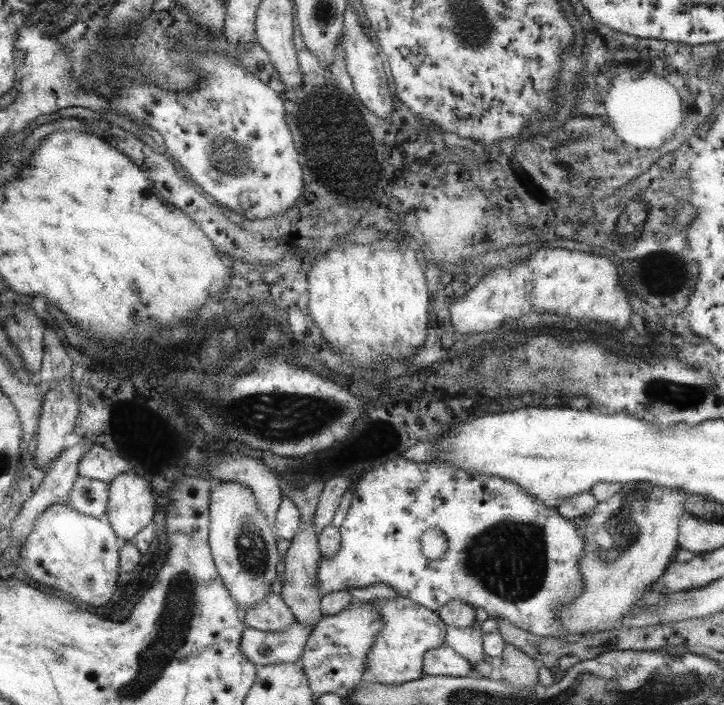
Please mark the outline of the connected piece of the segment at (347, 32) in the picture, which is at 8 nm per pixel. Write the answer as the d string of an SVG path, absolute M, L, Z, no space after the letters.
M350 2L346 6L346 14L343 17L344 28L339 34L341 36L340 46L344 49L344 59L348 64L348 73L353 79L356 94L360 96L362 102L366 102L368 110L374 110L374 114L378 114L380 118L388 118L392 112L392 106L394 106L394 98L392 98L392 92L388 88L388 78L384 72L384 64L376 52L376 46L370 42L370 38L364 33L364 28L358 20L358 14Z

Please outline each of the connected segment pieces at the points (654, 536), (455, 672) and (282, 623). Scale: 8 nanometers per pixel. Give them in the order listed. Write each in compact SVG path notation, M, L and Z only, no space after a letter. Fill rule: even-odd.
M635 482L631 485L624 484L616 496L612 496L612 498L608 498L608 500L600 502L598 506L596 506L594 513L582 520L583 538L586 539L586 549L584 557L581 559L580 568L585 585L583 592L580 593L572 602L563 604L561 608L557 608L556 618L558 618L558 620L560 620L560 622L562 622L566 627L566 635L564 635L564 638L560 639L564 639L566 641L577 641L580 637L592 633L599 633L602 631L602 626L606 623L614 624L614 622L618 622L619 619L622 618L622 613L628 613L646 593L652 590L653 582L660 580L661 574L669 568L670 563L672 563L672 556L674 556L672 552L676 552L676 548L678 548L678 542L676 542L679 537L678 526L680 526L680 518L683 518L685 515L685 502L688 498L689 496L684 490L668 490L668 488L662 488L660 486L650 486L649 482Z
M448 643L430 649L424 656L424 675L462 678L474 673L474 666Z
M270 591L252 609L244 610L247 627L262 632L282 632L296 622L296 616L279 594Z

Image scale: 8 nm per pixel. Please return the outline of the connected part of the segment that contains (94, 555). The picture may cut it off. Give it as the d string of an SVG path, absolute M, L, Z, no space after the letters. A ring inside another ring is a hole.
M68 502L54 506L38 518L36 530L26 541L23 566L40 586L64 592L70 600L100 606L110 600L118 580L118 537L107 515L94 518L82 514Z

